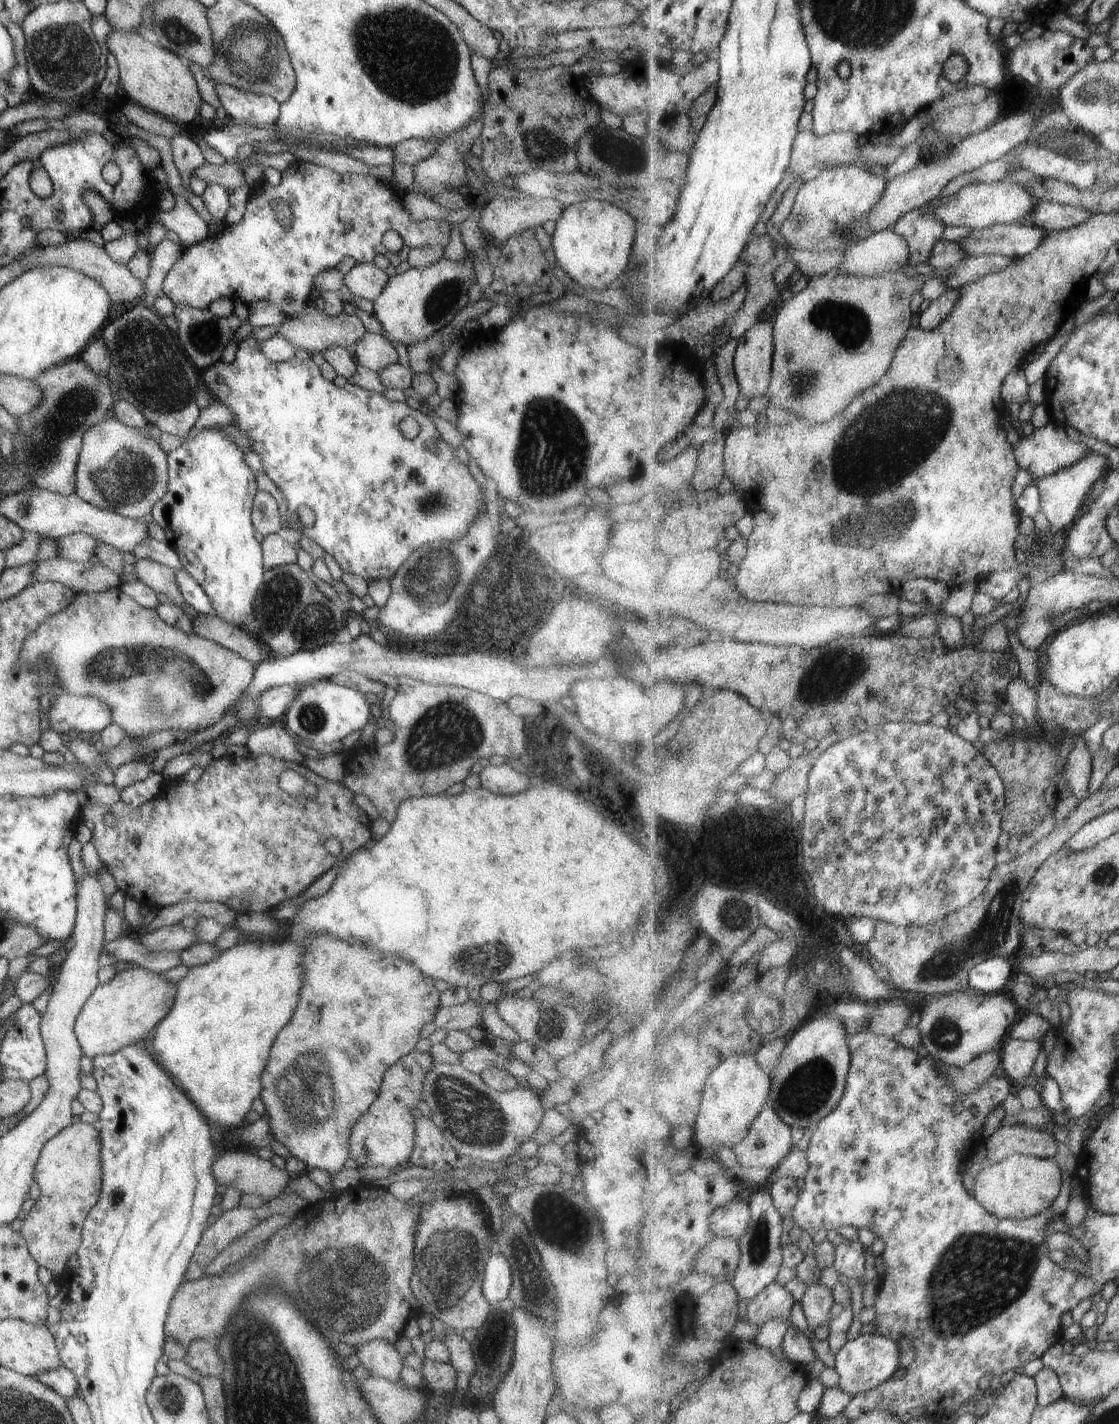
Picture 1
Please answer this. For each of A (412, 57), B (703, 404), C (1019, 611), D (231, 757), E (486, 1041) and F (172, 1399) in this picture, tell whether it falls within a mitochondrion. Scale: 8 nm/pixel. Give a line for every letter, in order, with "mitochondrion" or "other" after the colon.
A: mitochondrion
B: other
C: other
D: other
E: other
F: mitochondrion

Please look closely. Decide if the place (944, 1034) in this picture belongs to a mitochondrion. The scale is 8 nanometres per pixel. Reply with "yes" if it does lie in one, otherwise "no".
yes

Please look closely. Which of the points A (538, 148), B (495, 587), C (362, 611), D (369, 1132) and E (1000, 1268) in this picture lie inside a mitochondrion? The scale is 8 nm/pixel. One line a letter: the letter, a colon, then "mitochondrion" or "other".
A: mitochondrion
B: mitochondrion
C: other
D: other
E: mitochondrion

